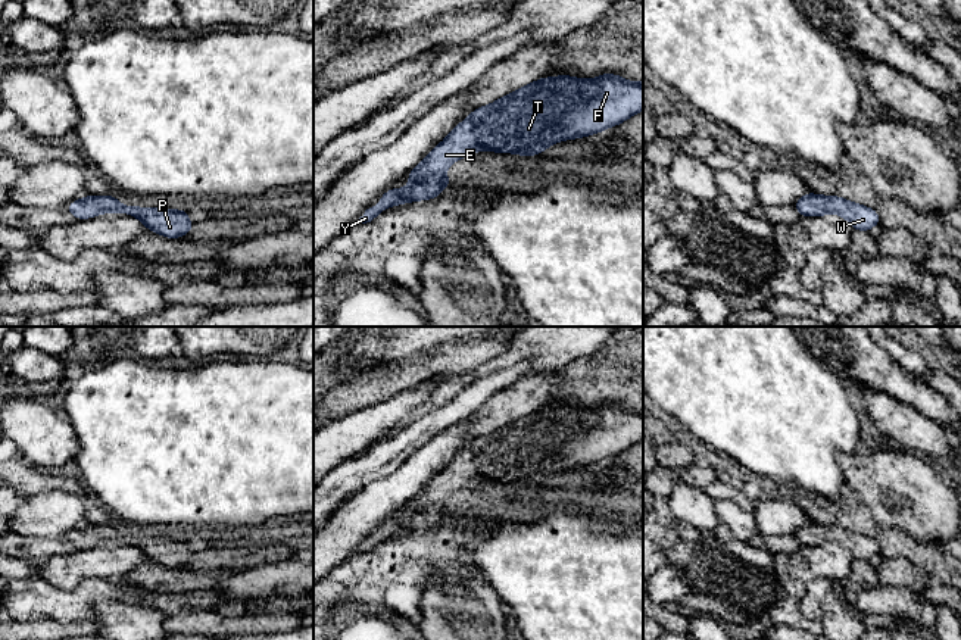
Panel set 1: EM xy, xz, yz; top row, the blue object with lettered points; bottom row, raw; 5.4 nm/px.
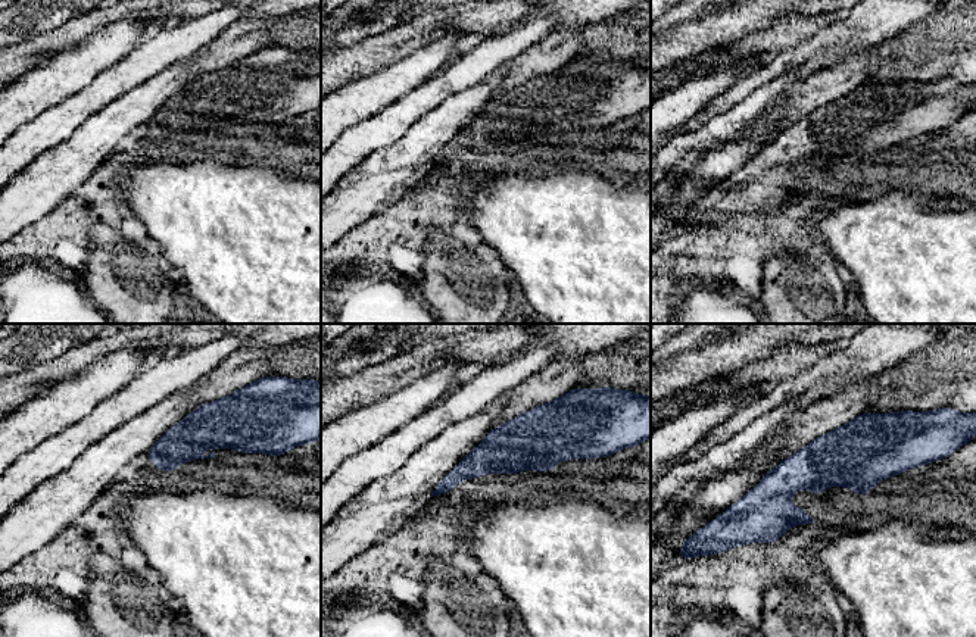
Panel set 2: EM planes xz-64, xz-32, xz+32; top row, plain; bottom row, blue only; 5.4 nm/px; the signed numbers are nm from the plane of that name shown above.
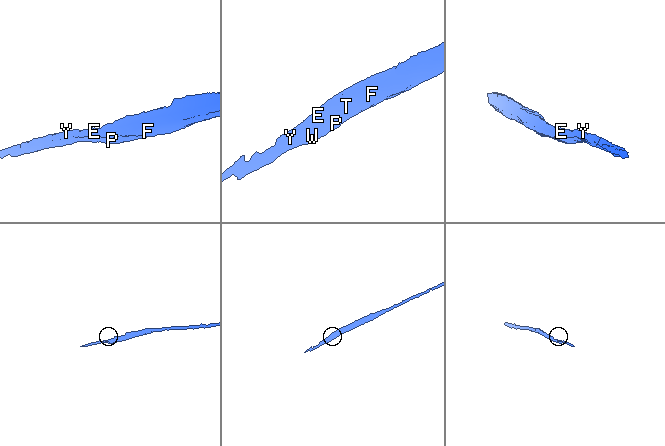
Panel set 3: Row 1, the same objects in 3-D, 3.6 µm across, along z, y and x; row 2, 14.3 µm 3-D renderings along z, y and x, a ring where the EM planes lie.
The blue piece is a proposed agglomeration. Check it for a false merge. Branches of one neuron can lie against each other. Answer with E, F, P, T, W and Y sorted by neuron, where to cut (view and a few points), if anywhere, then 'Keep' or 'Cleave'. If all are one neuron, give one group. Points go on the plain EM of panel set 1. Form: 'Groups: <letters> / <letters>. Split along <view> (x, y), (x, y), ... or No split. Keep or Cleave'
Groups: E F P T W Y. No split. Keep

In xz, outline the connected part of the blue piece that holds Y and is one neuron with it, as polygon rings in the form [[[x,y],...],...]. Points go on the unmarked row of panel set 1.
[[[602,403],[593,409],[581,409],[570,405],[540,408],[514,422],[478,437],[458,453],[449,465],[434,477],[424,490],[408,503],[408,518],[386,521],[377,536],[369,536],[358,553],[374,550],[381,540],[402,533],[436,528],[442,519],[453,512],[444,500],[458,488],[480,480],[496,483],[515,483],[536,486],[549,475],[572,468],[597,463],[606,458],[623,453],[643,440],[643,410],[630,412],[620,405]]]

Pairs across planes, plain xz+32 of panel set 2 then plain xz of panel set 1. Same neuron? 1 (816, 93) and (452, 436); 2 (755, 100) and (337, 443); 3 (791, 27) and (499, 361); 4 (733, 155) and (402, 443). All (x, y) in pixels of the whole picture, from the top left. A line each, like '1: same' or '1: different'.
1: different
2: different
3: different
4: different

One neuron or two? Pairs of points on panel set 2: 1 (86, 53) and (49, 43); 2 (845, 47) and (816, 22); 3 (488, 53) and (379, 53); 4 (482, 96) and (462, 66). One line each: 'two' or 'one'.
1: two
2: two
3: two
4: two

